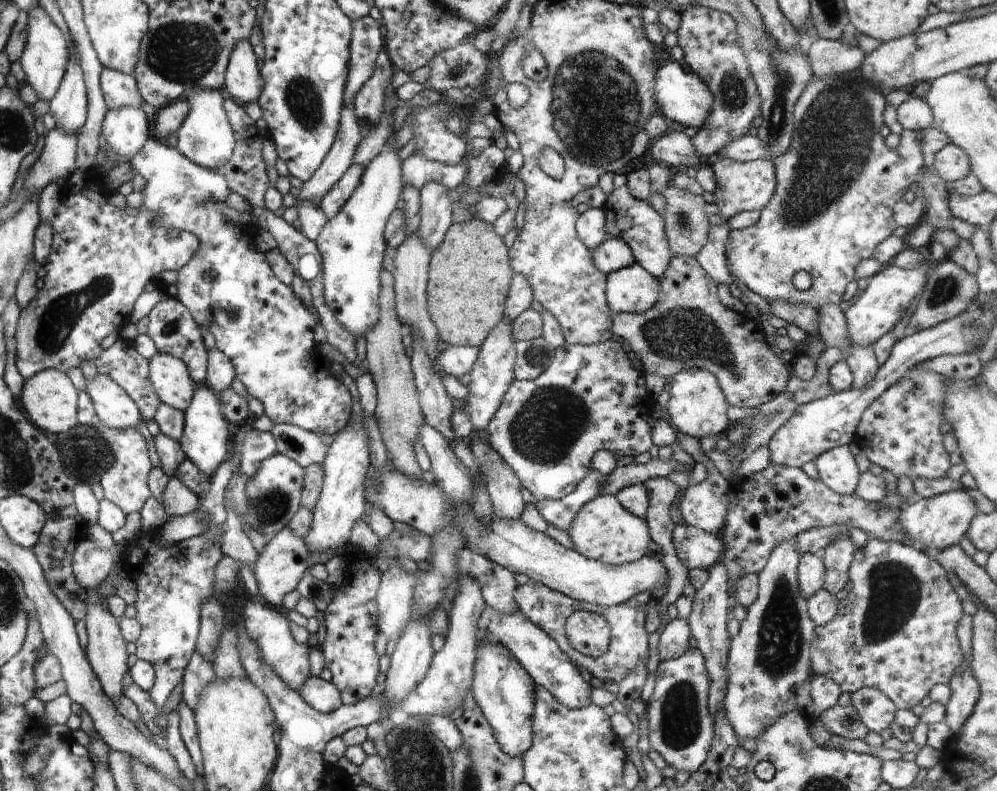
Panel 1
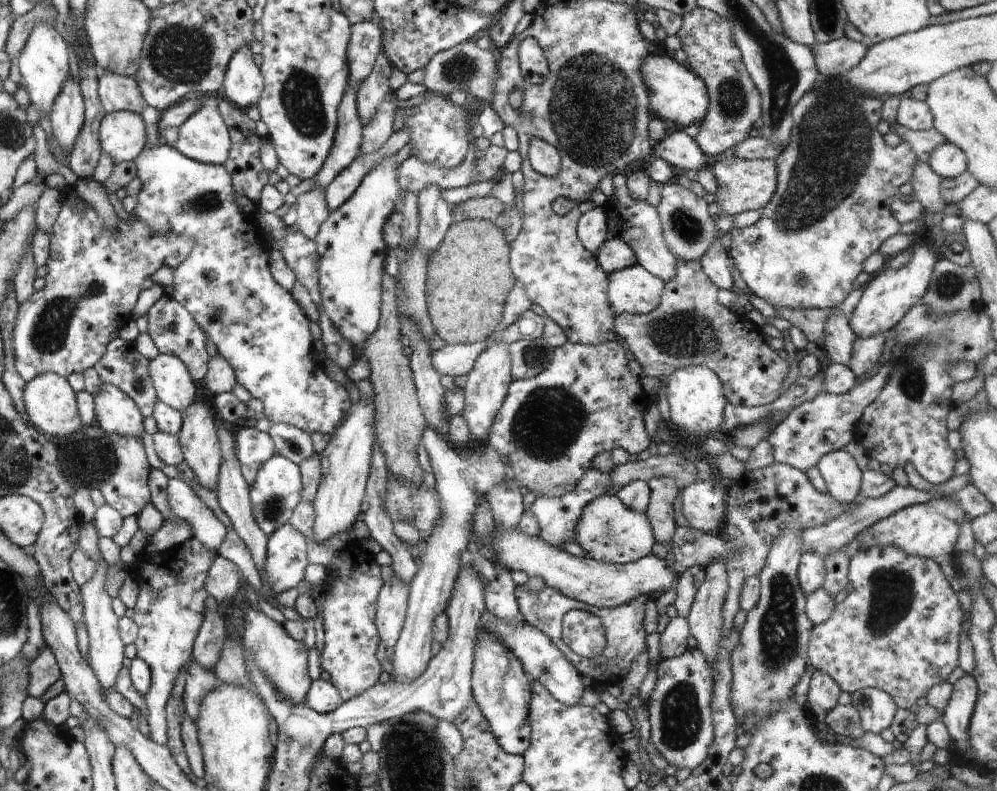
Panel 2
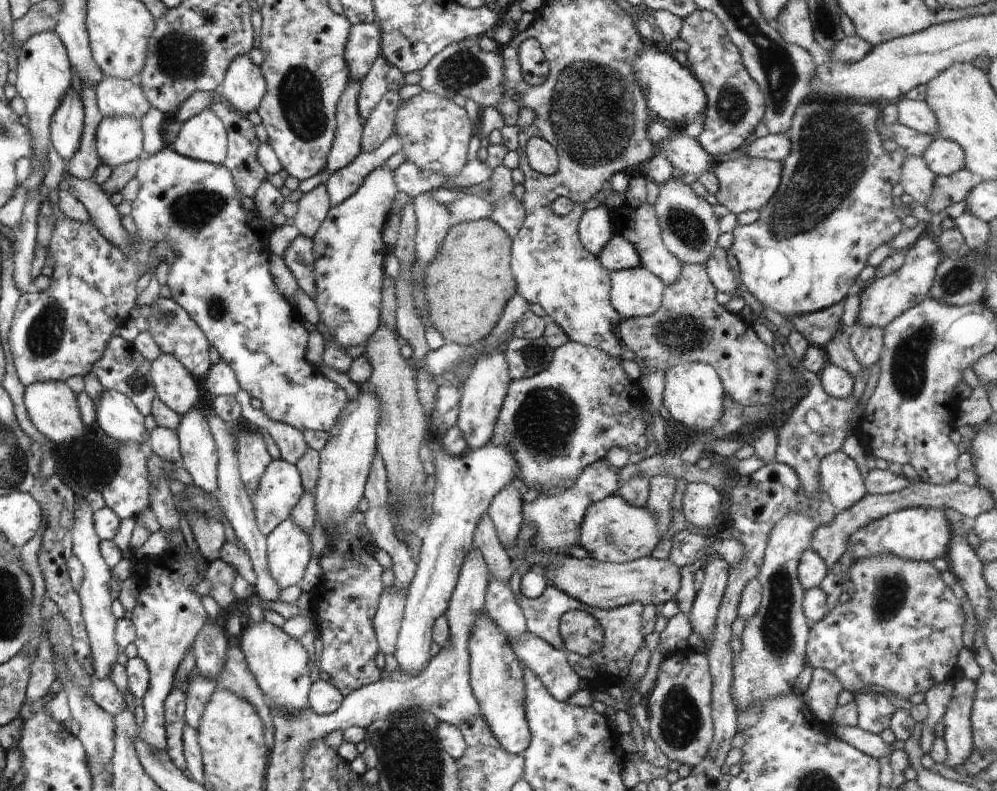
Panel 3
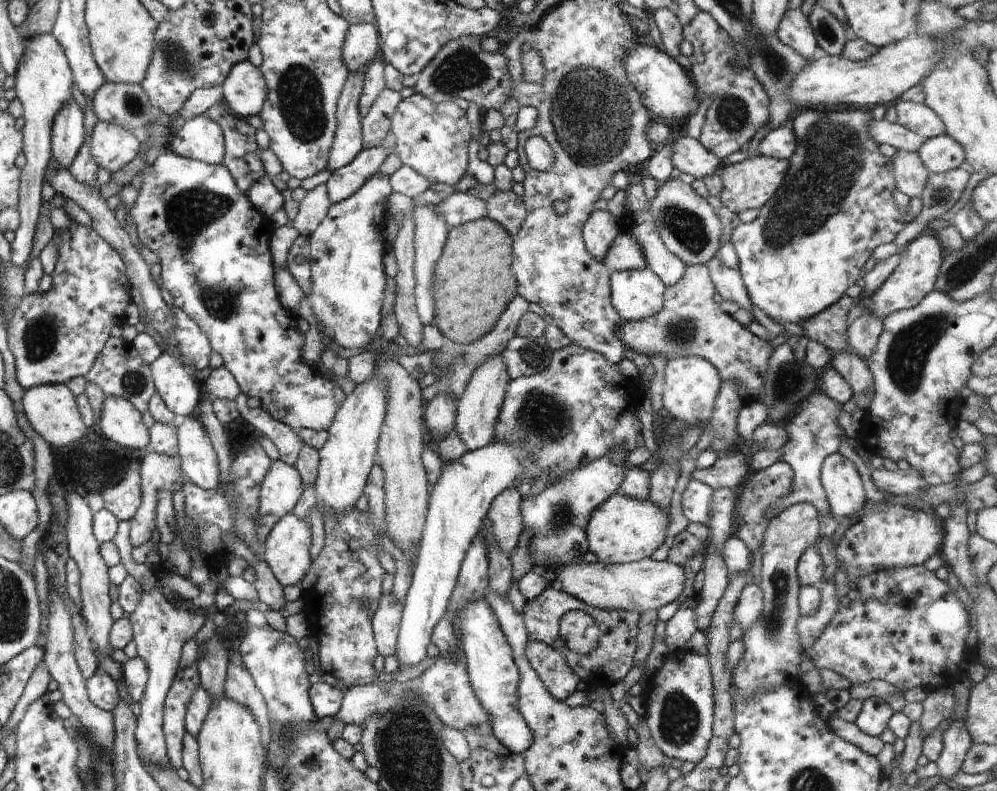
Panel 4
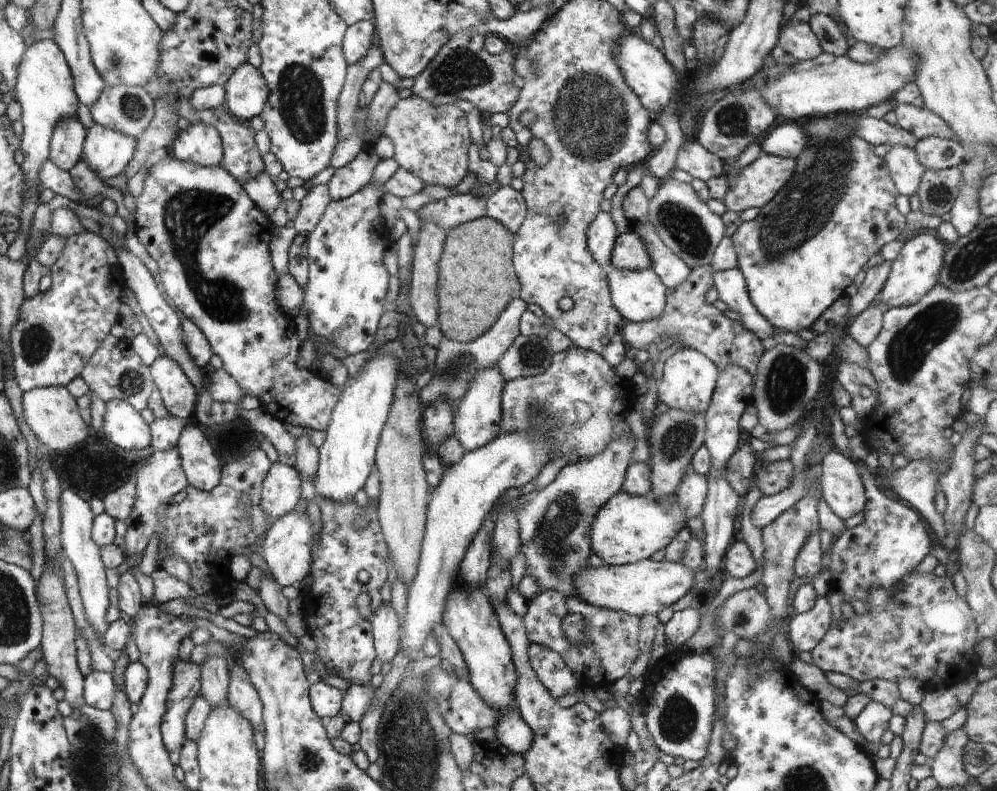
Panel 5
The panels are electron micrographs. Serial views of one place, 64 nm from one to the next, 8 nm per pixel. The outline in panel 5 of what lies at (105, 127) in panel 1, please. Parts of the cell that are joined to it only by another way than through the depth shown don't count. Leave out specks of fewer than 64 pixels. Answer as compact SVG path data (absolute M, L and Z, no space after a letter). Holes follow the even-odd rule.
M98 124L90 126L85 138L81 159L86 160L100 180L123 172L132 160L133 148L136 148L133 138Z

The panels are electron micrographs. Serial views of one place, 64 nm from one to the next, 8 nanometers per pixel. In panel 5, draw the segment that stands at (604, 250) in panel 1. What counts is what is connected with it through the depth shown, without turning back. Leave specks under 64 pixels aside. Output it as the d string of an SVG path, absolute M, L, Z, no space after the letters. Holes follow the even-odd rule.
M634 227L628 233L619 234L616 238L610 261L612 262L611 267L620 270L644 271L652 268L652 256L648 254L648 248L646 248L642 236L634 231Z

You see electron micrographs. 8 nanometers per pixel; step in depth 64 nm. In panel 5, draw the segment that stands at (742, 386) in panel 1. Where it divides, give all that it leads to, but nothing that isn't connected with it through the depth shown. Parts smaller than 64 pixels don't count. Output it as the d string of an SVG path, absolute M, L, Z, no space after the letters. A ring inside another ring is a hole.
M700 266L691 270L690 276L672 290L668 289L666 296L666 310L658 320L652 322L626 322L623 329L623 340L630 347L648 349L656 344L665 348L671 344L680 344L680 348L692 348L712 360L719 370L728 368L730 364L744 368L754 379L758 362L762 356L761 340L748 332L738 320L726 318L714 304L706 302L706 294L713 286L713 272L711 266Z

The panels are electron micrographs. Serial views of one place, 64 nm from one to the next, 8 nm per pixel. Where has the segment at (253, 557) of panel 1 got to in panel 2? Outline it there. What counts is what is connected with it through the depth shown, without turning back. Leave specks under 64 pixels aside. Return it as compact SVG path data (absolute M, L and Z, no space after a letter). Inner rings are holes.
M234 528L227 530L226 540L220 544L220 548L218 548L216 554L222 558L226 558L226 560L230 560L230 562L234 562L236 568L240 570L242 580L248 582L256 592L262 589L258 570L256 570L250 550L238 538L238 534L236 534Z

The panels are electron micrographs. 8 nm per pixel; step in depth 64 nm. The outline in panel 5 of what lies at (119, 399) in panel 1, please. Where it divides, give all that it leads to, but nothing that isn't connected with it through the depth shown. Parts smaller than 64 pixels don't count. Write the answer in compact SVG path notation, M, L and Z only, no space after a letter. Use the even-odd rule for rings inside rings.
M110 400L105 404L104 436L109 442L123 450L142 450L151 445L149 425L124 400Z

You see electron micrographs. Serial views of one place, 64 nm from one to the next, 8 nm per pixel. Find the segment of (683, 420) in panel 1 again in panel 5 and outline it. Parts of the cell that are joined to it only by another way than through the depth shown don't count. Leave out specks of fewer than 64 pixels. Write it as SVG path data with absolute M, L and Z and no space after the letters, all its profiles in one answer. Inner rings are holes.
M692 348L678 350L664 364L664 376L657 383L658 400L668 408L676 408L676 410L683 412L706 413L708 406L710 406L710 400L712 400L712 394L714 394L718 372L716 364L704 354L700 354Z

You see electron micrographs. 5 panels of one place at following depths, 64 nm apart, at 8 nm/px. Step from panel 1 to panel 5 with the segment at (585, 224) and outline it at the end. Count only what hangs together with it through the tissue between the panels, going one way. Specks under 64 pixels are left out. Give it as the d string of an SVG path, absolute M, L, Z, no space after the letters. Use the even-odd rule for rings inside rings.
M598 212L594 222L586 230L588 251L605 271L611 268L610 258L618 236L618 230L608 212Z

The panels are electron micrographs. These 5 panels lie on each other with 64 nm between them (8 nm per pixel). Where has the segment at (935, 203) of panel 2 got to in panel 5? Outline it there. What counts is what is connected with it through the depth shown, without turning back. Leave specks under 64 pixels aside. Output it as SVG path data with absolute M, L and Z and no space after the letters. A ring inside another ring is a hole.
M888 144L888 146L891 148L883 159L896 191L908 197L916 195L925 169L916 158L914 149L900 144Z

